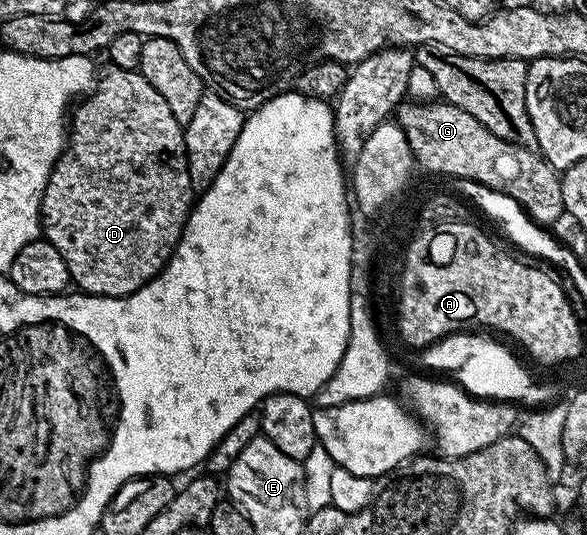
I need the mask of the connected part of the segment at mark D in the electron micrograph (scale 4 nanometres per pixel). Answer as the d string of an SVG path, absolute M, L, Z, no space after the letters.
M118 67L109 69L105 76L100 76L95 90L88 97L82 98L72 108L71 122L67 127L67 146L57 158L51 177L45 186L41 198L41 230L43 238L55 249L59 249L59 257L67 261L69 278L77 283L82 292L87 295L102 295L103 297L123 297L135 293L147 281L154 279L164 269L166 261L173 255L185 222L189 220L189 212L195 202L195 192L191 185L191 177L187 173L187 157L185 156L185 132L183 124L171 117L171 109L167 101L141 76L140 71L124 71Z

